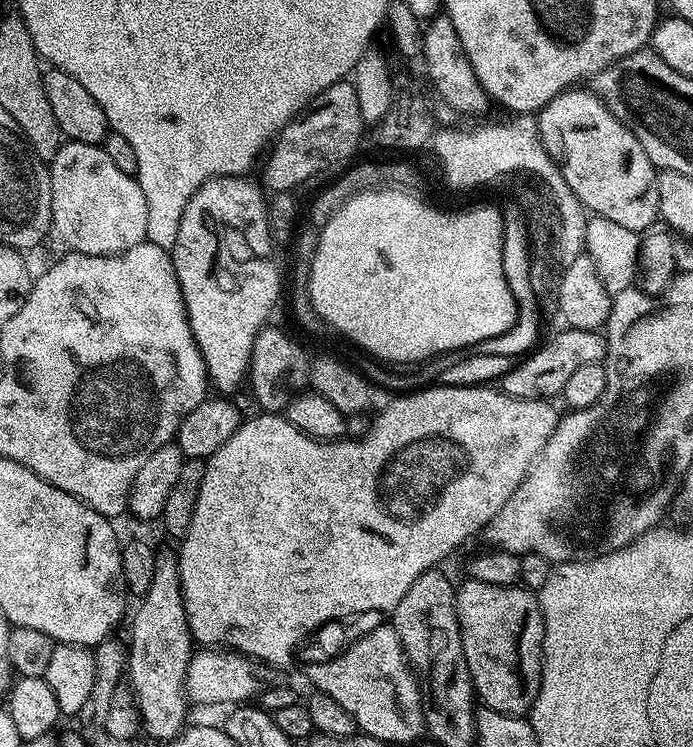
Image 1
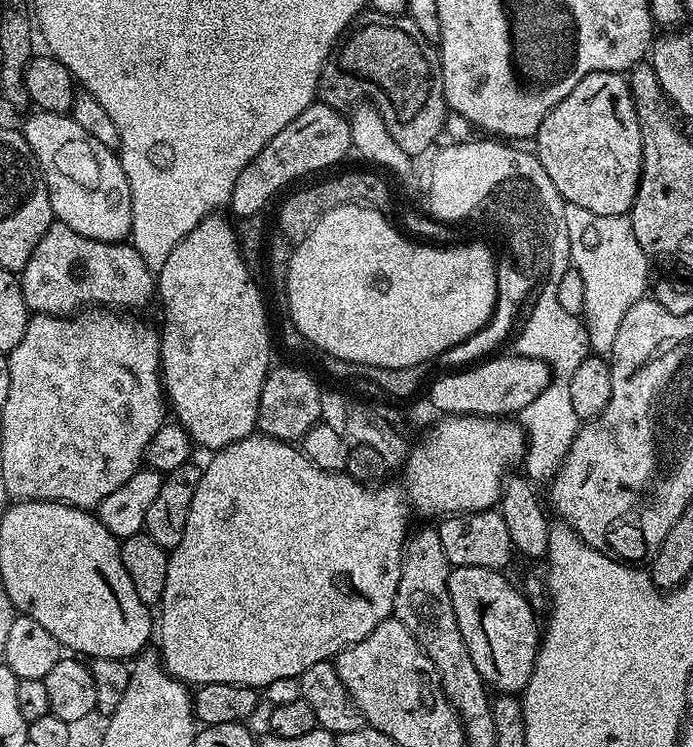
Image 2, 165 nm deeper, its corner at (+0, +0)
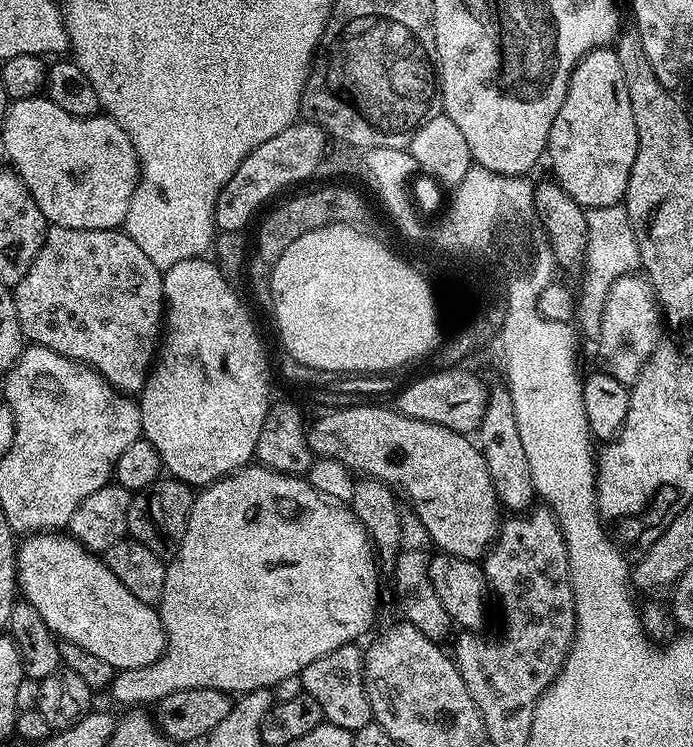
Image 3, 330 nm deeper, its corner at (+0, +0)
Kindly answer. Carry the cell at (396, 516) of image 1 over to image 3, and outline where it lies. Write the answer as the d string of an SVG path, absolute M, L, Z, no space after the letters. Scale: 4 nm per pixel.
M245 466L237 472L223 476L221 480L207 485L204 492L195 497L190 510L190 522L186 526L186 538L182 538L182 546L178 546L178 554L167 561L166 586L158 601L160 621L164 624L164 633L168 645L164 652L150 666L141 668L121 668L113 675L110 693L120 704L128 706L155 706L166 694L174 694L178 690L194 690L209 688L229 694L253 692L259 688L275 689L282 678L299 676L300 671L310 662L318 662L322 654L330 654L330 650L338 650L338 646L346 646L359 641L359 636L372 624L376 616L376 599L380 596L380 580L376 577L378 560L374 555L372 541L362 522L352 512L351 507L341 506L324 496L314 486L310 486L303 476L286 476L263 466Z

